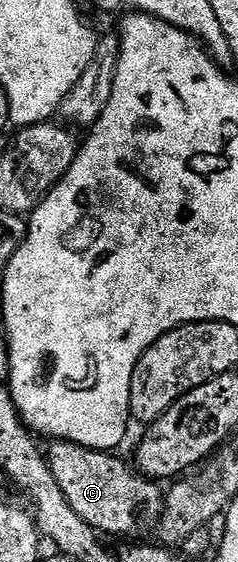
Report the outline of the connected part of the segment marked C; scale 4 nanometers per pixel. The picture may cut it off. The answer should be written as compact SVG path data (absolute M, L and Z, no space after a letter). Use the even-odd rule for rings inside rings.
M55 440L49 447L46 458L66 501L97 533L136 535L139 531L152 531L159 524L165 502L165 492L160 491L159 482L141 475L130 465L129 468L116 458L118 456L109 452L90 450L64 440Z

